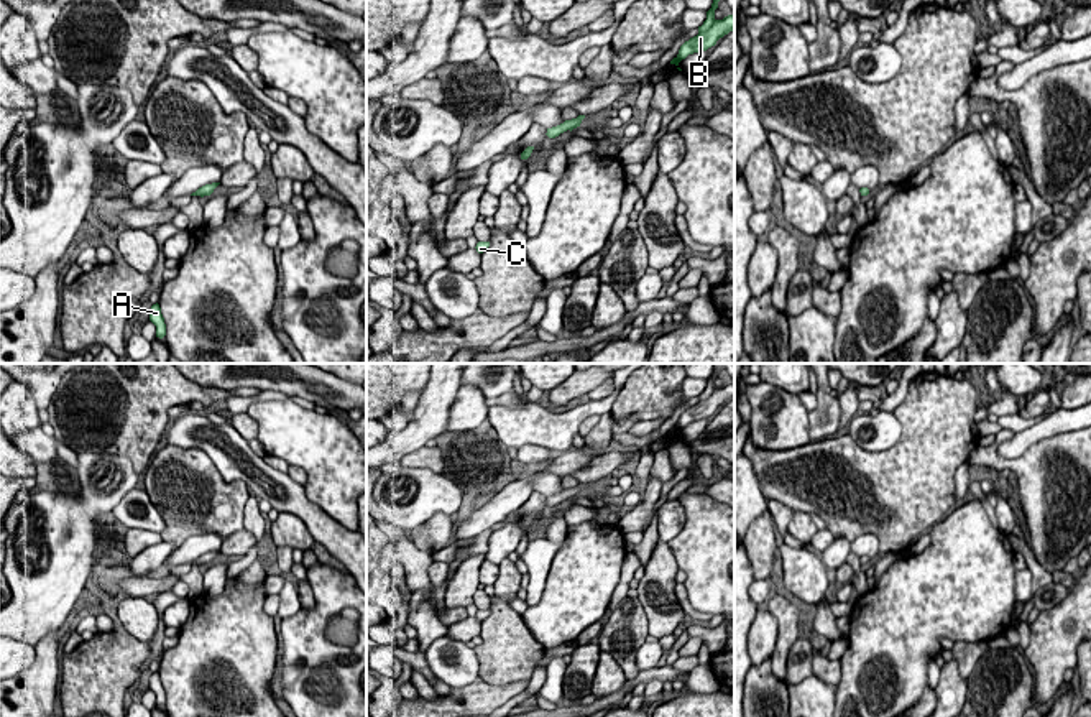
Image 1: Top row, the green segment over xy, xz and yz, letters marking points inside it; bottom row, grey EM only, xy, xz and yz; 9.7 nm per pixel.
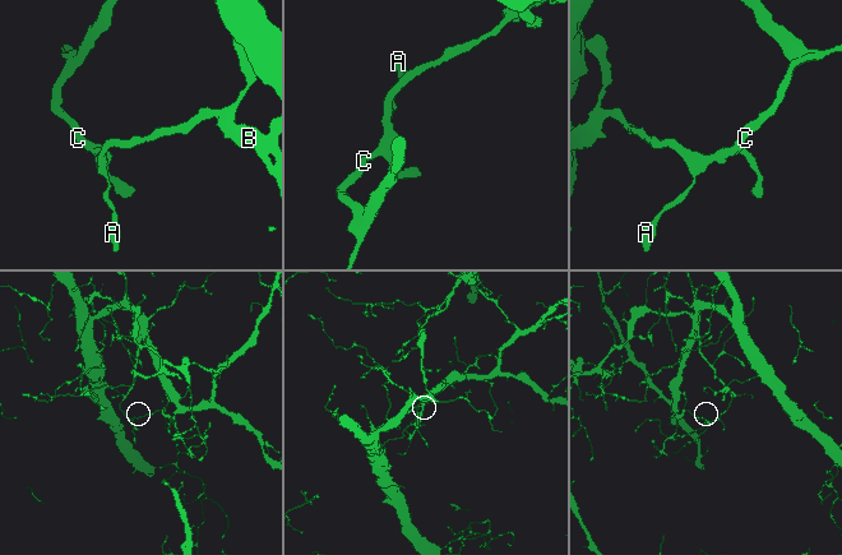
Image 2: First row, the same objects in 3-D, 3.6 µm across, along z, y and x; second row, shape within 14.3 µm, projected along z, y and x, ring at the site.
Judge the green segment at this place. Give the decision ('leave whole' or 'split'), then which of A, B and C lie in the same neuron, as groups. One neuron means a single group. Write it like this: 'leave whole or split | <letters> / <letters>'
split | A C / B

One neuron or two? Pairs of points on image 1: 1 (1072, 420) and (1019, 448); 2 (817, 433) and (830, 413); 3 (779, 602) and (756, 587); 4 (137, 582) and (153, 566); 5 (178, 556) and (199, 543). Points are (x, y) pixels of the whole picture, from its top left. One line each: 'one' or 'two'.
1: one
2: one
3: two
4: two
5: one

